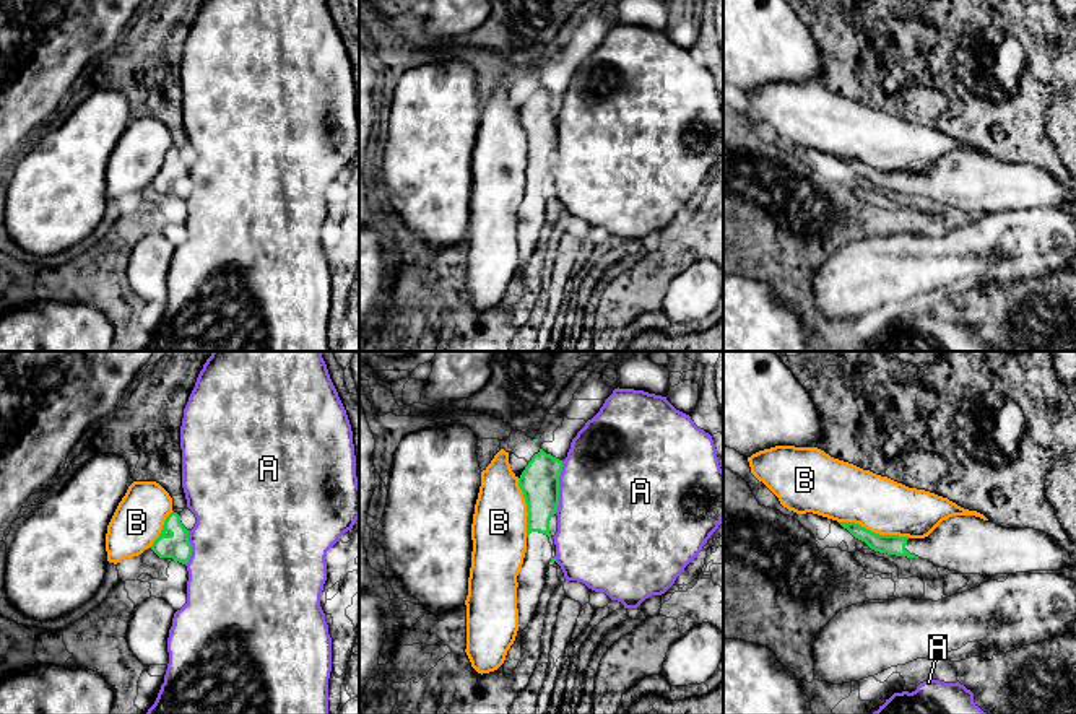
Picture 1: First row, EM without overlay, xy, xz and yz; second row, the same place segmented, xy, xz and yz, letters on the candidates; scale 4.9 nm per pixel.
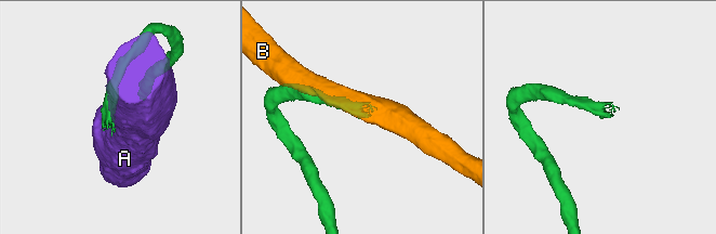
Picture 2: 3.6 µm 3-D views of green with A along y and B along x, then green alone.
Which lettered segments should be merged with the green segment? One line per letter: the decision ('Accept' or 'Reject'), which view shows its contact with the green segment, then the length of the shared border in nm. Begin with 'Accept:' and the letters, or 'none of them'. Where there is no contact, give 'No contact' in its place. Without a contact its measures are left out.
Accept: none of them
A: Reject. Touches green in xz. Shared border 260 nm
B: Reject. Touches green in yz. Shared border 360 nm

